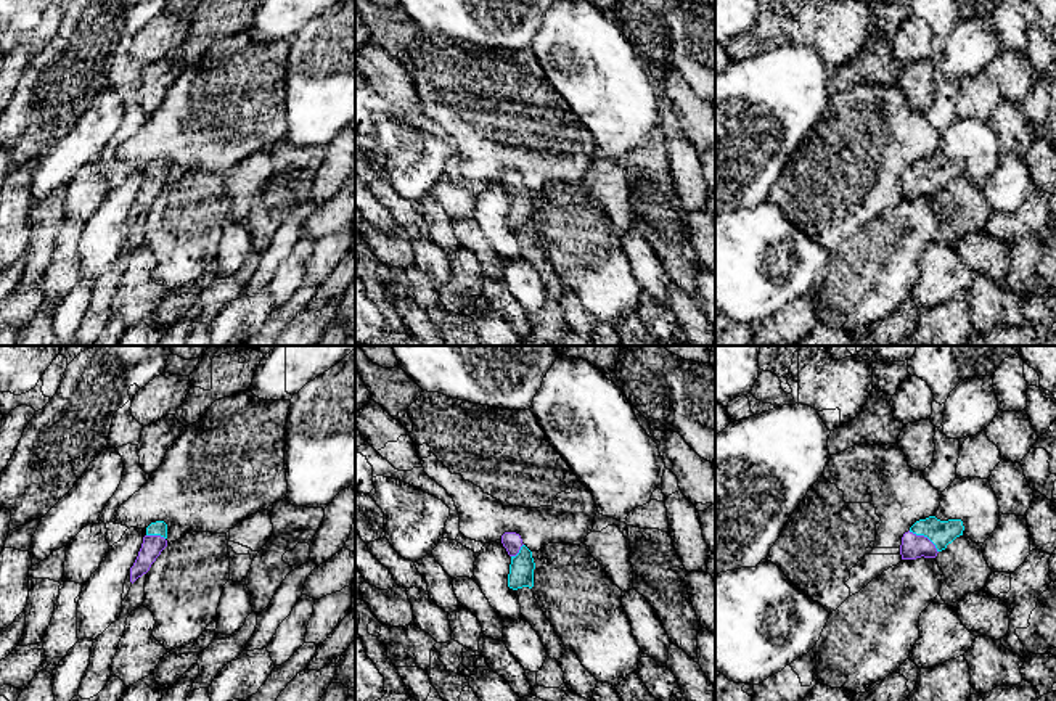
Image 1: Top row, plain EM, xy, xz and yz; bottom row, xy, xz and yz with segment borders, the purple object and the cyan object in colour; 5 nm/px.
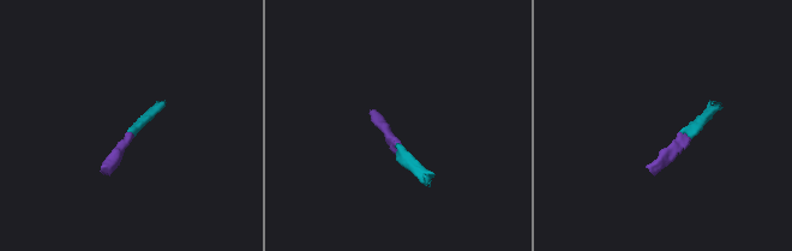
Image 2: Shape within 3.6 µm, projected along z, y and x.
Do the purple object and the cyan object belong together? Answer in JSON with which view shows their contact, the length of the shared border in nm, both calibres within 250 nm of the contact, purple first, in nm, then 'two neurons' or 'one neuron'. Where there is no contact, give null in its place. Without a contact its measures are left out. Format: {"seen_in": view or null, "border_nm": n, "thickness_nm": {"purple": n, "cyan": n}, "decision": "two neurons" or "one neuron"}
{"seen_in": "yz", "border_nm": 190, "thickness_nm": {"purple": 120, "cyan": 130}, "decision": "one neuron"}

